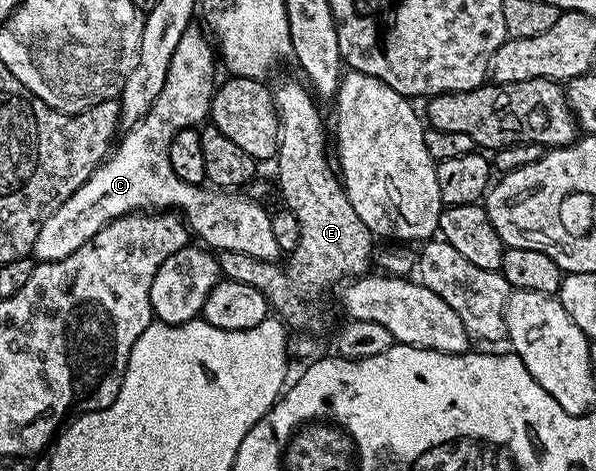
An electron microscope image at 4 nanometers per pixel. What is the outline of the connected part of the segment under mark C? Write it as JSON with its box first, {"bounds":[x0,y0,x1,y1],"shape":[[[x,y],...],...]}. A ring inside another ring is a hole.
{"bounds":[32,25,282,263],"shape":[[[193,25],[186,29],[186,33],[182,33],[182,41],[178,41],[178,49],[174,49],[174,57],[170,57],[170,70],[166,73],[166,85],[162,85],[162,93],[158,93],[154,105],[150,105],[148,112],[134,126],[127,128],[124,133],[125,137],[123,134],[115,149],[97,167],[95,173],[55,213],[46,217],[46,225],[42,225],[42,229],[38,233],[38,241],[34,241],[32,246],[32,255],[39,262],[53,263],[62,261],[62,257],[70,257],[70,253],[74,253],[74,249],[82,249],[82,245],[86,245],[86,241],[90,241],[90,237],[94,237],[94,233],[98,233],[106,224],[113,223],[123,215],[164,213],[169,209],[183,216],[191,234],[195,238],[197,235],[201,239],[197,239],[201,244],[207,245],[217,252],[246,253],[246,257],[261,259],[264,263],[281,258],[282,253],[278,249],[278,240],[275,239],[274,233],[270,229],[272,216],[269,208],[266,209],[262,204],[247,199],[244,193],[229,193],[224,189],[209,189],[204,185],[187,183],[178,177],[178,173],[174,173],[174,169],[170,169],[167,150],[170,141],[174,141],[177,131],[203,124],[209,118],[212,110],[214,84],[217,82],[218,55],[209,36],[203,30],[200,32],[198,27]]]}

